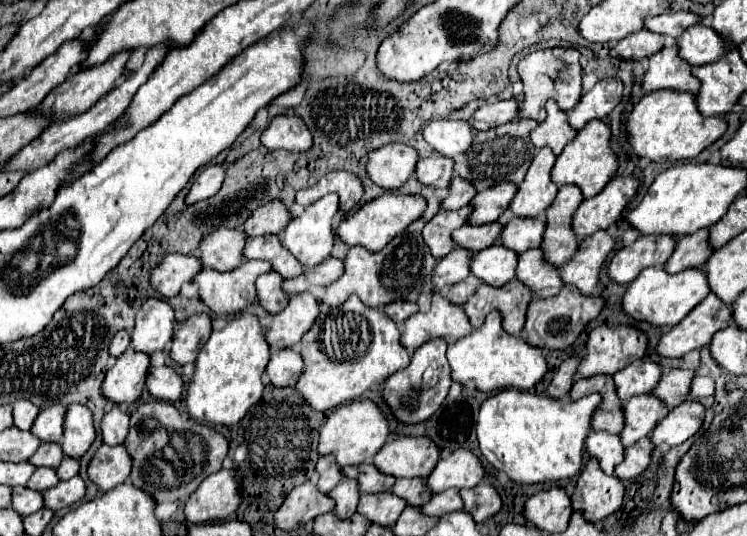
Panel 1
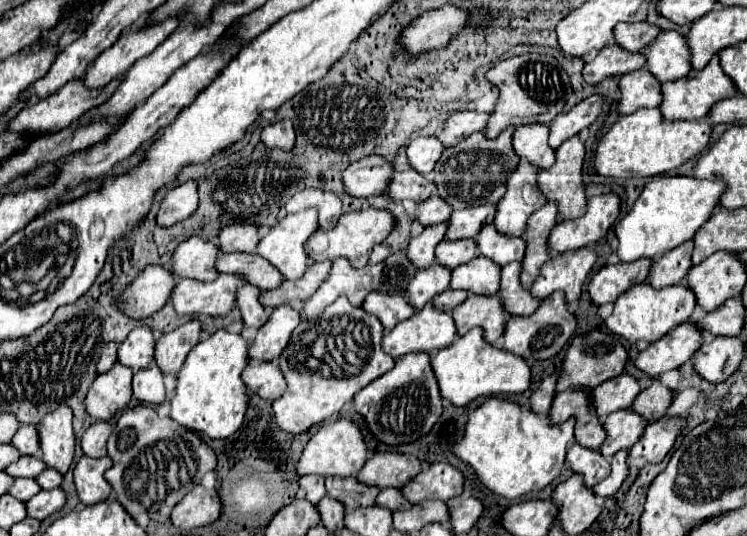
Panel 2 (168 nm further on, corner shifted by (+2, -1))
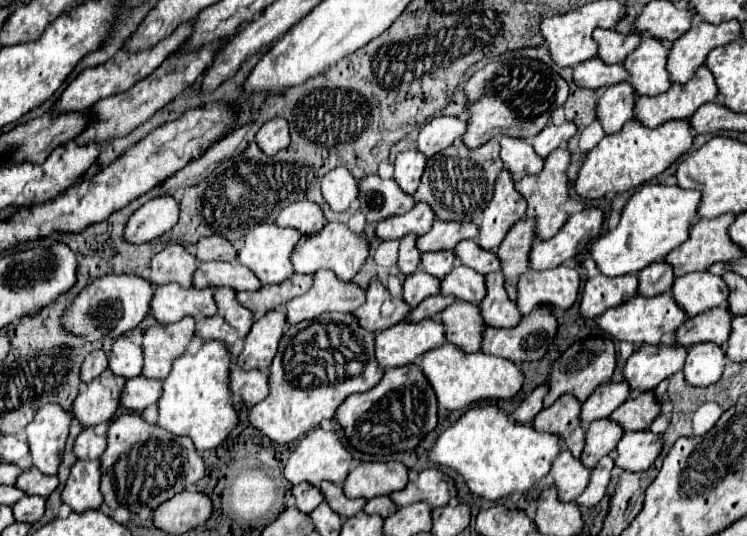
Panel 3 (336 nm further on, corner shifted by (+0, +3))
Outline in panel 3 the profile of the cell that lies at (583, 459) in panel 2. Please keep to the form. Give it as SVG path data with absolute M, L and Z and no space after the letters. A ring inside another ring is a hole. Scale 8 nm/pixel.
M564 448L554 460L550 474L554 476L558 498L570 502L576 500L580 492L584 492L584 486L588 486L588 474L592 474L592 470L582 466L582 460L572 458L572 454L568 454L568 448Z

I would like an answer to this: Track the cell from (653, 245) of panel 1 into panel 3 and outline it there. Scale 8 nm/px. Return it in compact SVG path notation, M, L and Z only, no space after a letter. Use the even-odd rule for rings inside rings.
M598 274L590 278L584 286L580 314L584 318L598 318L604 310L634 298L638 294L636 282L638 274L624 274L624 278L604 278L604 274Z

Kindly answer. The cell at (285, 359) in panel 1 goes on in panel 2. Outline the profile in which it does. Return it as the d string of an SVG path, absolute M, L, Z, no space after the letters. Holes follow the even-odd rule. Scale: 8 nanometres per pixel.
M262 362L262 364L250 364L242 372L242 382L248 390L256 392L264 400L274 400L282 394L286 388L286 382L282 382L282 372L274 362Z

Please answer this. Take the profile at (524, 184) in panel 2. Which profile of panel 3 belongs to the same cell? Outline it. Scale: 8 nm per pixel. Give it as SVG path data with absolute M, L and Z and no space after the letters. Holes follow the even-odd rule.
M502 170L496 188L494 188L494 198L486 206L480 222L480 234L478 234L478 244L486 250L496 250L500 242L504 240L504 234L526 216L526 202L520 198L520 192L514 186L512 174L508 170Z

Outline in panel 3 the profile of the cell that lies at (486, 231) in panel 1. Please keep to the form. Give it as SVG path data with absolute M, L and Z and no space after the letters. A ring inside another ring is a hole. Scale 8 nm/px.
M436 250L422 254L422 268L436 278L444 278L454 268L454 262L456 254L452 254L452 250Z

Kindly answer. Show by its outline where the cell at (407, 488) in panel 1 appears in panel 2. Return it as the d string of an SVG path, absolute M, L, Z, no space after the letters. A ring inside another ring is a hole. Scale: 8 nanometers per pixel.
M386 488L386 490L380 490L380 494L376 496L376 502L374 502L376 506L384 506L384 508L388 508L388 510L392 510L392 512L396 512L396 510L408 510L412 504L410 502L406 502L404 498L402 498L402 494L400 494L400 490L394 490L394 488Z

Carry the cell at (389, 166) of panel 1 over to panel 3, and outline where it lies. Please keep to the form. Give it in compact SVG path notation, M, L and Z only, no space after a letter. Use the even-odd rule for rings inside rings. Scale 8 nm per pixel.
M334 168L322 178L322 194L334 212L342 212L358 198L358 180L348 168Z

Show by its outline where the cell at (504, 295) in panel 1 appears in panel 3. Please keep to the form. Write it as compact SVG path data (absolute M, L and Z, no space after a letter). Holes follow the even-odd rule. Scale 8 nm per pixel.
M456 300L442 312L440 320L446 326L448 342L460 346L464 352L480 352L482 334L488 326L484 326L484 318L480 318L478 304Z

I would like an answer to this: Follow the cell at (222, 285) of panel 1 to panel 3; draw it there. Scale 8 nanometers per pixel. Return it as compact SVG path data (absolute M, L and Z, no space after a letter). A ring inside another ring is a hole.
M176 284L158 286L150 304L150 316L164 324L172 324L182 320L184 316L214 316L216 300L214 286L206 286L204 290L182 288Z

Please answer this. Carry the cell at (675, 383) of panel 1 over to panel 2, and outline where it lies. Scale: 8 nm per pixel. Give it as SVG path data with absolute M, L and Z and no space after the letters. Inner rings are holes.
M654 380L650 388L642 390L634 398L630 410L640 414L646 422L654 422L666 414L670 402L672 402L672 392L666 386L662 386L660 380Z

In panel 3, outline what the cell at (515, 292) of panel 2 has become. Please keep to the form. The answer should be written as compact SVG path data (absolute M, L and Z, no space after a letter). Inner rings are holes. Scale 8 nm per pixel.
M492 272L486 276L486 298L480 304L482 316L488 326L496 328L512 328L522 320L520 310L516 310L516 302L508 298L508 292L504 288L504 276L498 272Z

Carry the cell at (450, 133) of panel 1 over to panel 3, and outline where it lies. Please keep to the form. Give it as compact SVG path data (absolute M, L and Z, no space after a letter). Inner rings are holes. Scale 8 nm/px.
M416 148L398 154L398 158L394 162L394 168L396 168L394 180L402 186L404 192L408 192L408 194L416 192L416 188L420 186L420 176L424 172L426 160L428 158L424 158L424 154L420 154L420 150L416 150Z

